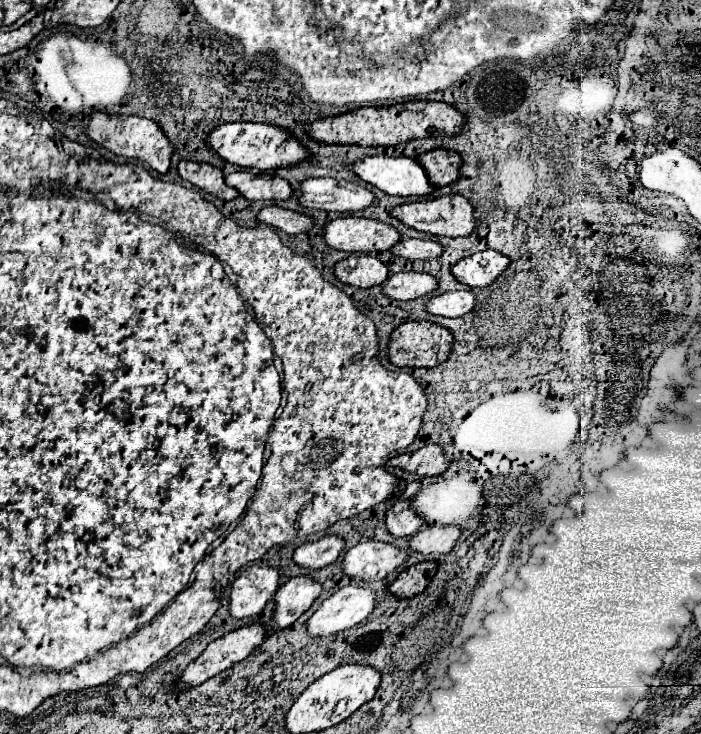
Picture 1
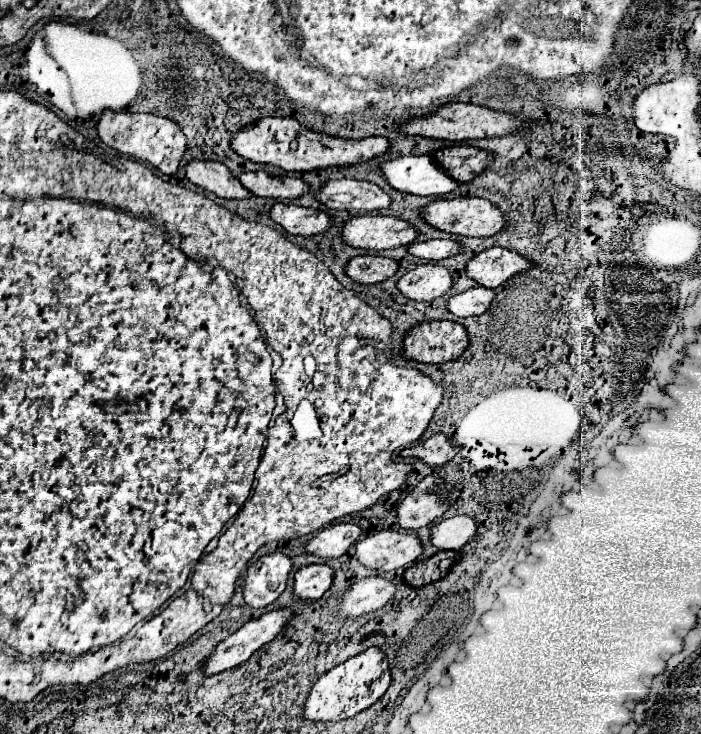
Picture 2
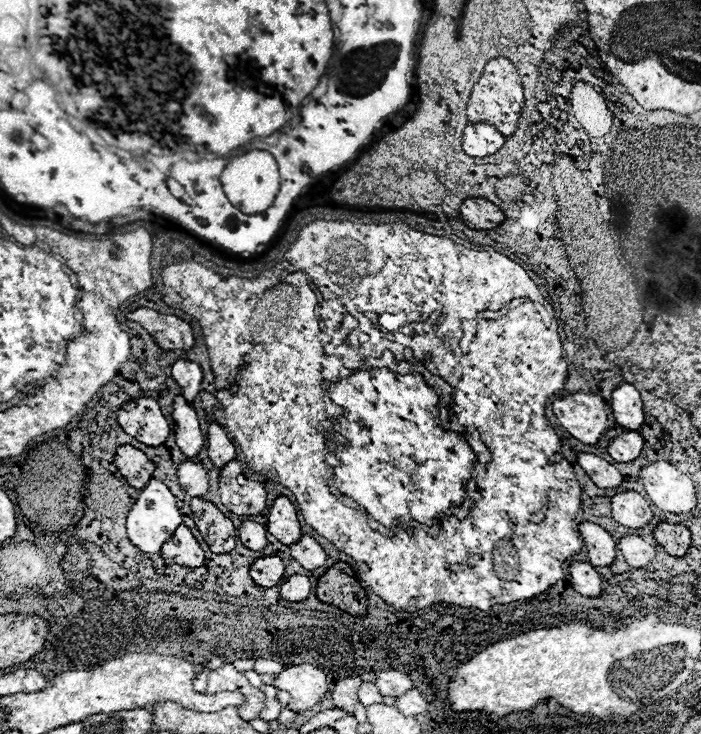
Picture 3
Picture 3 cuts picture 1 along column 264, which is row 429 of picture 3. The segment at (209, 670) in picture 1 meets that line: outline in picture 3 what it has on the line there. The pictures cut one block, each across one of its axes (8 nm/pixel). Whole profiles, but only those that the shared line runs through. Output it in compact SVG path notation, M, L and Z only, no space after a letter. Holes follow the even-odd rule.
M620 382L610 398L610 408L616 418L616 422L628 430L640 430L644 424L644 410L642 410L642 398L636 386L630 382Z

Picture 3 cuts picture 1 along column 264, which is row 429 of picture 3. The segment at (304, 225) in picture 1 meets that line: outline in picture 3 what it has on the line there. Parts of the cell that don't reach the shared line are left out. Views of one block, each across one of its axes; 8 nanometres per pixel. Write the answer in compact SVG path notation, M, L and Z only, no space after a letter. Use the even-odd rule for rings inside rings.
M218 422L208 424L208 456L216 468L224 468L230 460L236 458L236 448Z

